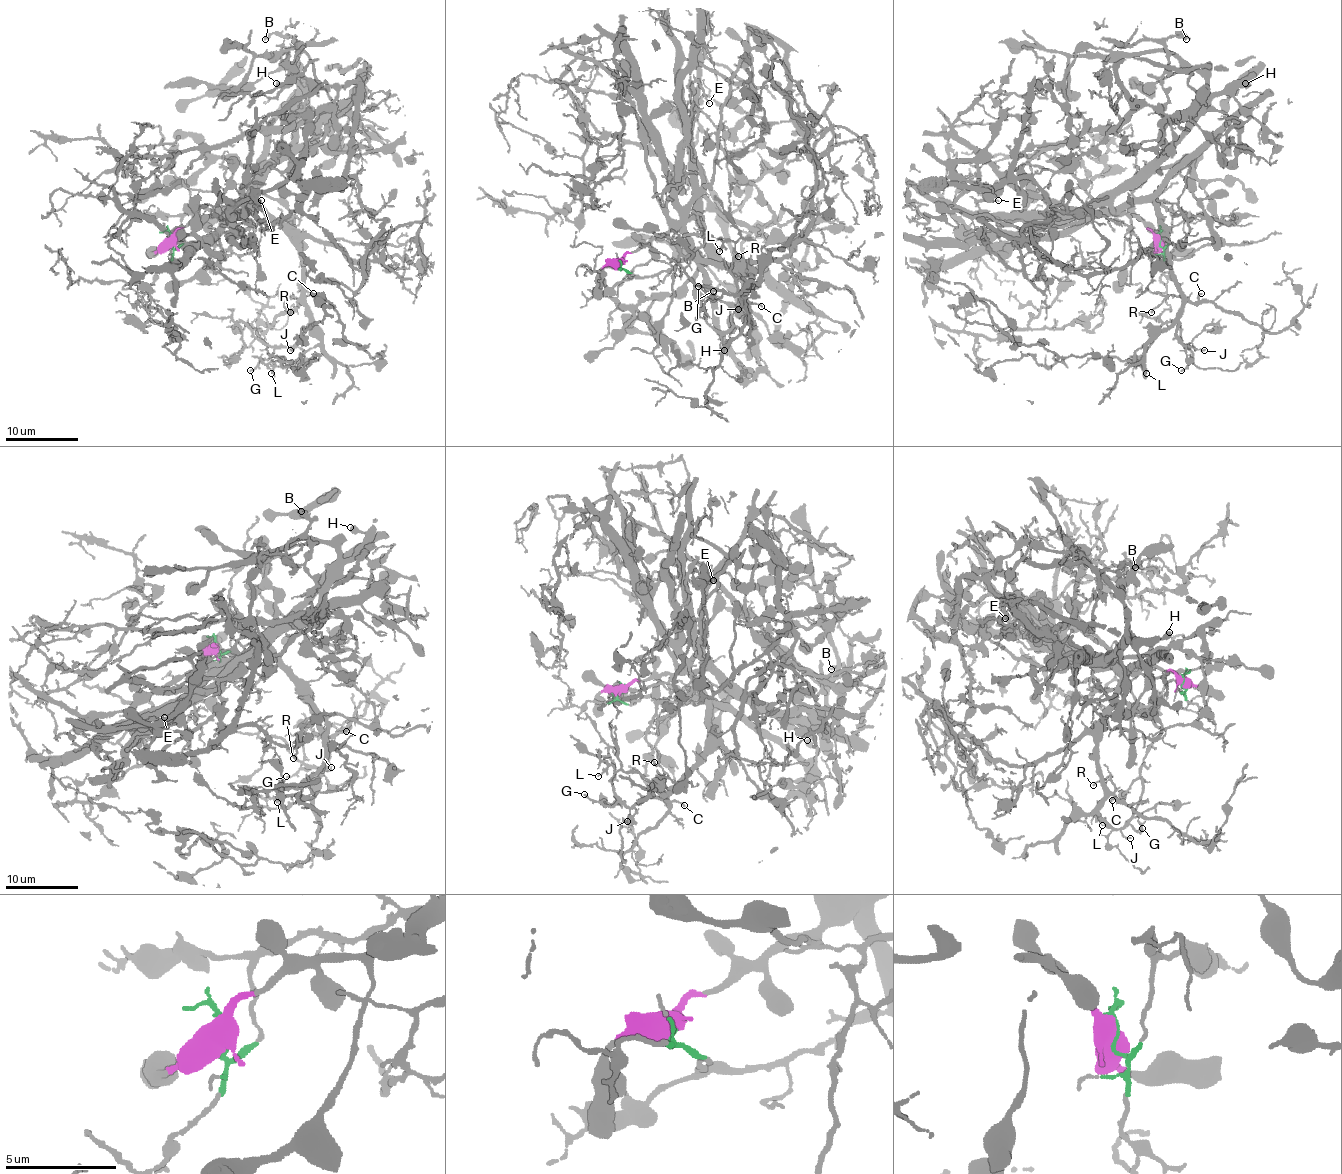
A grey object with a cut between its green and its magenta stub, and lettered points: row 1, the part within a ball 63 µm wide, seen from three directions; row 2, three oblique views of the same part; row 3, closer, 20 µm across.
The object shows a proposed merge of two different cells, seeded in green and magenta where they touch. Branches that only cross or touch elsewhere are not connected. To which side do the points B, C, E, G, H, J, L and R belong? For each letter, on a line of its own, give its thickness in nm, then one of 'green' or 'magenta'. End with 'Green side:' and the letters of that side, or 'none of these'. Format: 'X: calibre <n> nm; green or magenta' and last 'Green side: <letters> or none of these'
B: calibre 260 nm; magenta
C: calibre 170 nm; green
E: calibre 110 nm; green
G: calibre 160 nm; green
H: calibre 600 nm; magenta
J: calibre 130 nm; green
L: calibre 90 nm; green
R: calibre 150 nm; green
Green side: C, E, G, J, L, R

